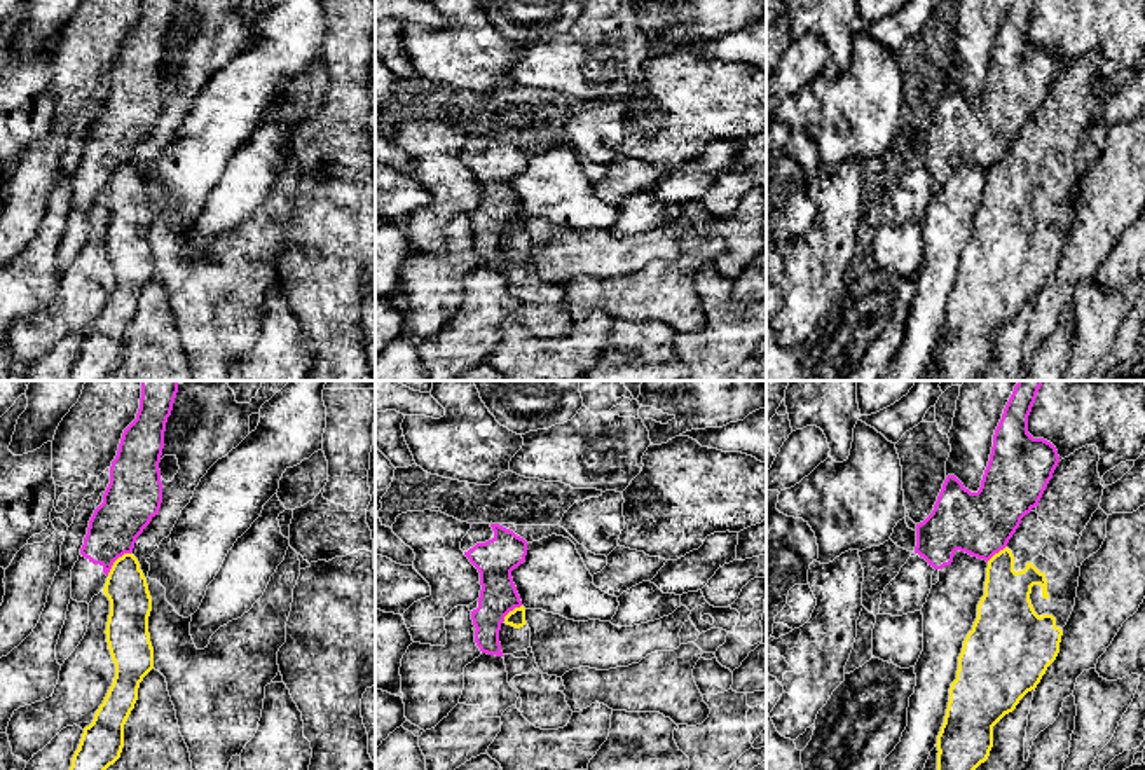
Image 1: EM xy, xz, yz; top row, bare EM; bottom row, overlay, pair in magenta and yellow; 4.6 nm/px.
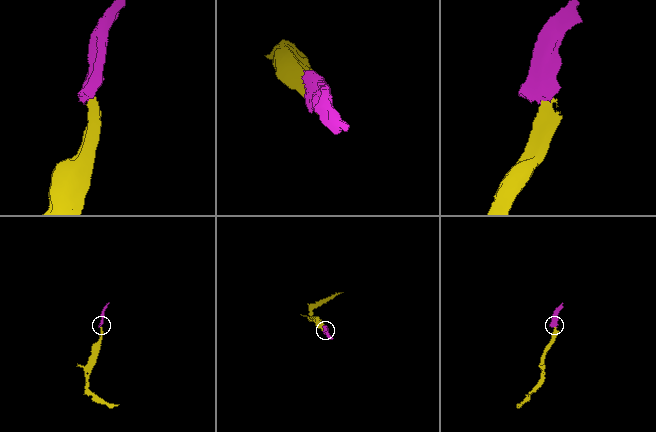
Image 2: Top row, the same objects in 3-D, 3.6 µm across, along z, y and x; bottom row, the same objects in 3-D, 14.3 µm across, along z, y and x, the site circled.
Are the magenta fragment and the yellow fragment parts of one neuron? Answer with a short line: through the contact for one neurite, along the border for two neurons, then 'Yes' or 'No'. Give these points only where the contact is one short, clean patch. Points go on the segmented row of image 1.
Line: xy (131, 552), (119, 557), (107, 575). No

